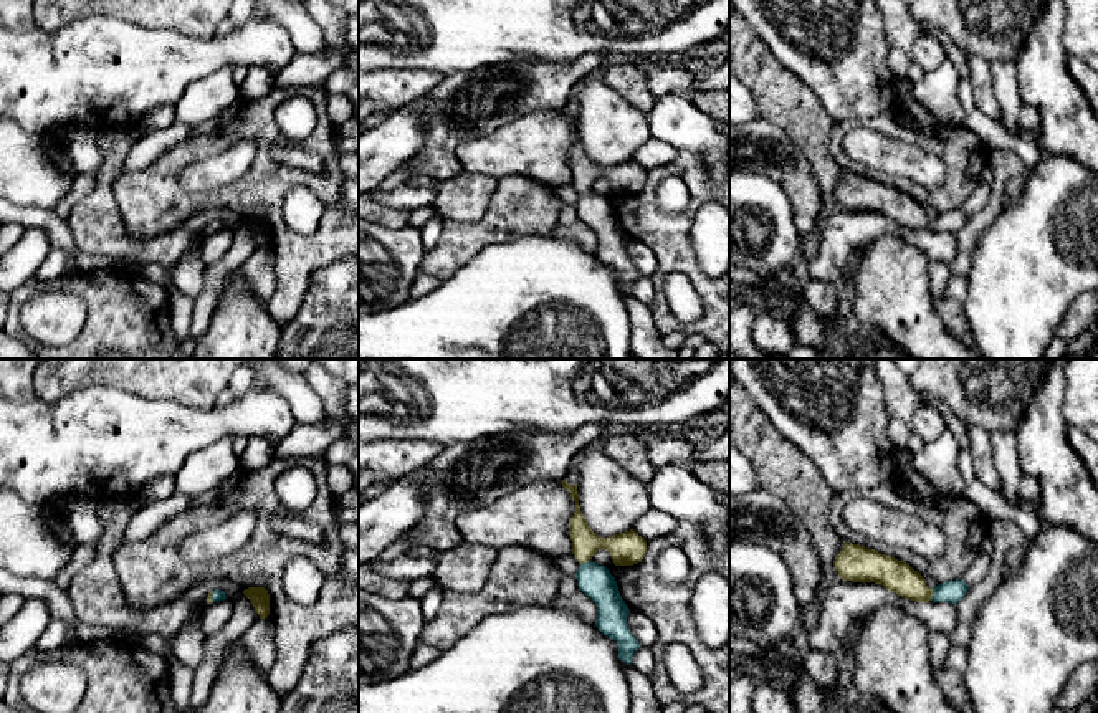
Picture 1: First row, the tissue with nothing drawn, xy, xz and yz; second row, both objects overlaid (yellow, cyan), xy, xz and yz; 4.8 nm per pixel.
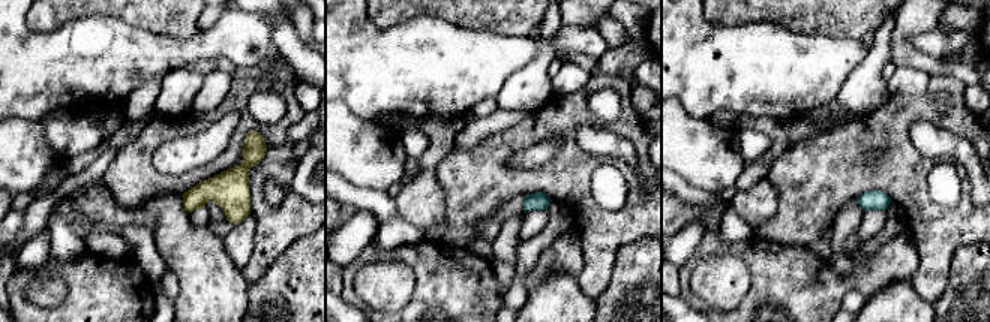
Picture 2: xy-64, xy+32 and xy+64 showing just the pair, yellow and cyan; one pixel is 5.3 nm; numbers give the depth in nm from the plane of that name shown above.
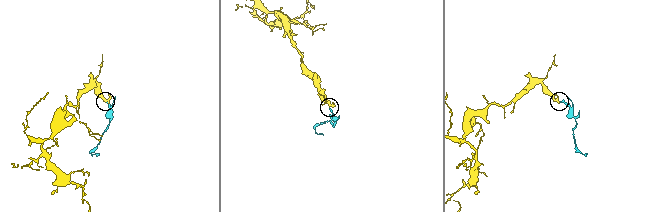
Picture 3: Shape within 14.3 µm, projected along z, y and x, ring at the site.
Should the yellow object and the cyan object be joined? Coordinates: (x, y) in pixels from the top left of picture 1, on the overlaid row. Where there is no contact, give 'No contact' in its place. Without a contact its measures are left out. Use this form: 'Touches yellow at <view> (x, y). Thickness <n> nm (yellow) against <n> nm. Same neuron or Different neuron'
Touches yellow at yz (931, 594). Thickness 160 nm (yellow) against 110 nm. Same neuron

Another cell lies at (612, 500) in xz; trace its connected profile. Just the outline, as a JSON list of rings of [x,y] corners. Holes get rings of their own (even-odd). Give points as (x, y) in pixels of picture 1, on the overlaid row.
[[[600,450],[584,457],[579,475],[579,506],[597,536],[630,531],[652,510],[647,483]]]

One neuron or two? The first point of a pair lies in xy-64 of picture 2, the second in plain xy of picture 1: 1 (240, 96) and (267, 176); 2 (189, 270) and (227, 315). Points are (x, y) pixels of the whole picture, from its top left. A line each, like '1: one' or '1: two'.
1: one
2: one

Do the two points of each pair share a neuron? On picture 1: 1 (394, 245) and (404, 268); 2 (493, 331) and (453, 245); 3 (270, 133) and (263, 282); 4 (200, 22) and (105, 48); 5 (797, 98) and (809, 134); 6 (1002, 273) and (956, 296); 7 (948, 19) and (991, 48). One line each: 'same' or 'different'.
1: same
2: different
3: different
4: different
5: same
6: different
7: same

